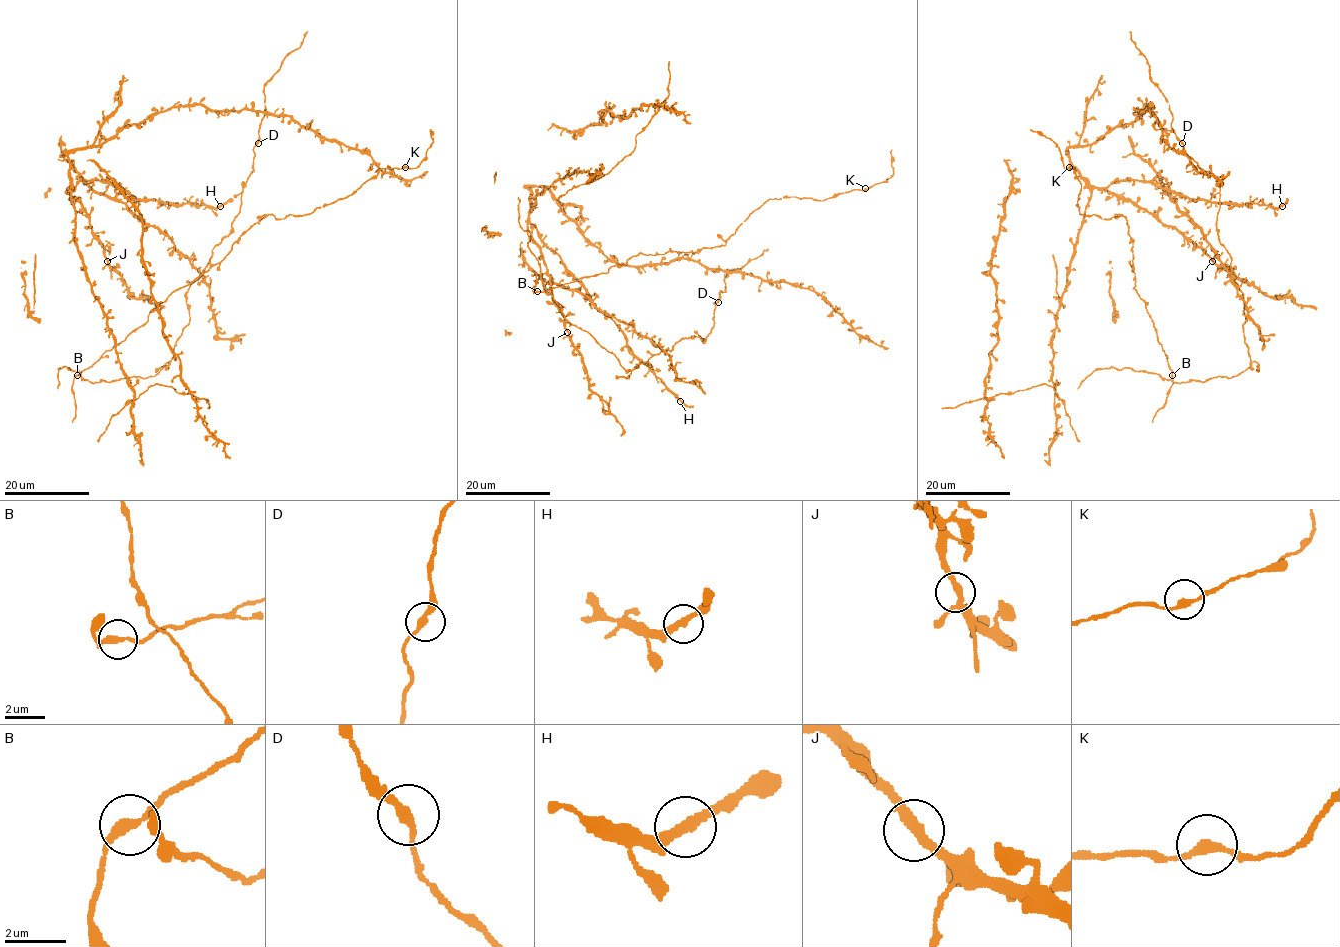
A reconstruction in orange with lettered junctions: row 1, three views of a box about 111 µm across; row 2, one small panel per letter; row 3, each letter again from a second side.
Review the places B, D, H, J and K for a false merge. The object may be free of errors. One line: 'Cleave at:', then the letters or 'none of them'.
Cleave at: none of them

